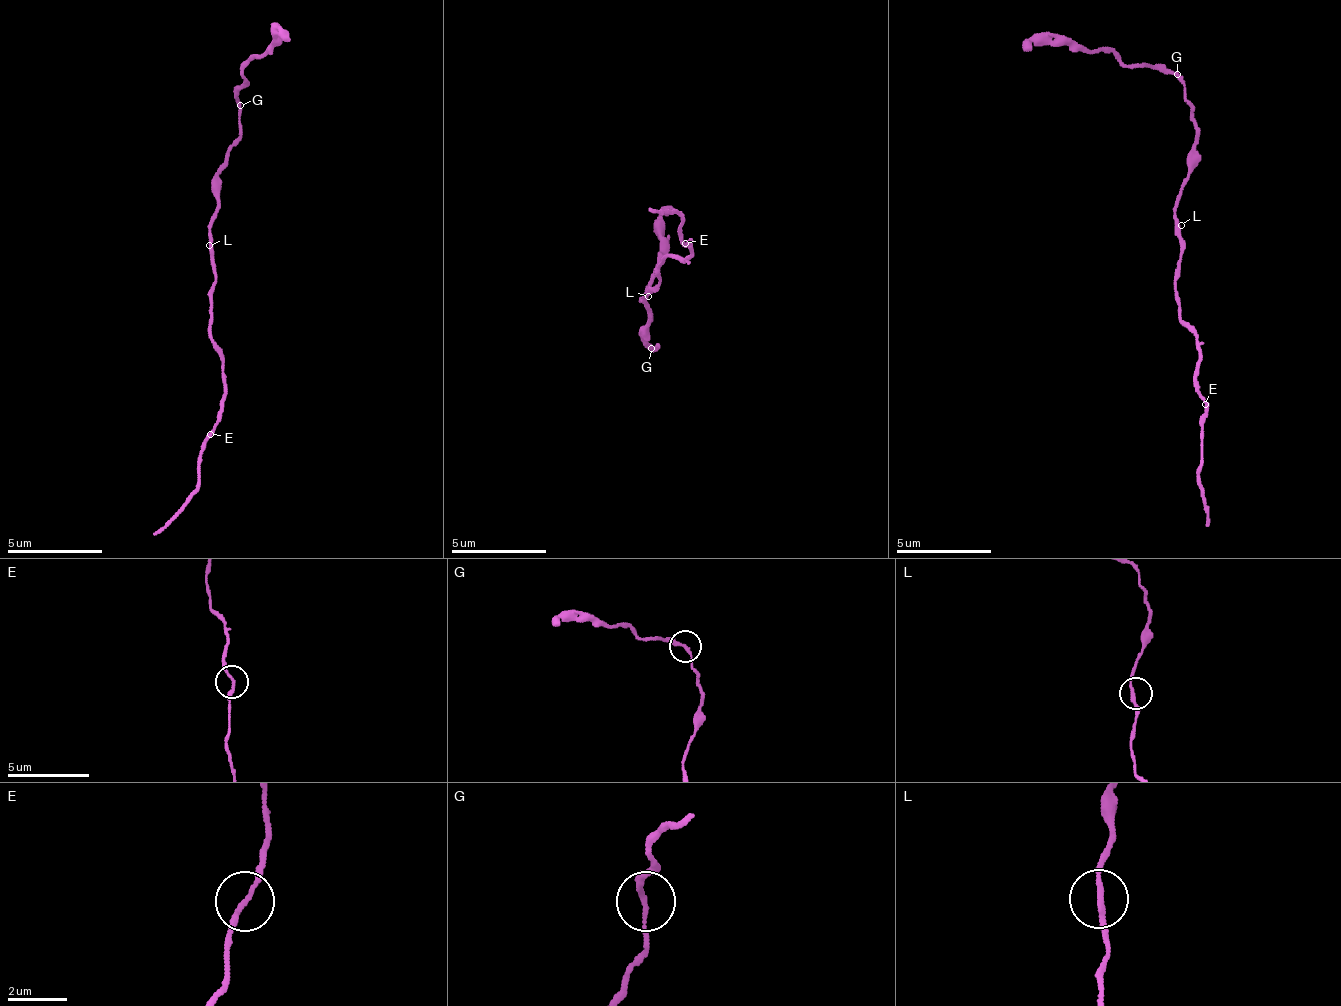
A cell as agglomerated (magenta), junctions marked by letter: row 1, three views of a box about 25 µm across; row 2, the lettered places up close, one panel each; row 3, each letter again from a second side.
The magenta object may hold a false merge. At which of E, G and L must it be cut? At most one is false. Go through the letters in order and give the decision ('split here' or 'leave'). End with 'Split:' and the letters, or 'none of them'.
E: leave
G: split here
L: leave
Split: G

